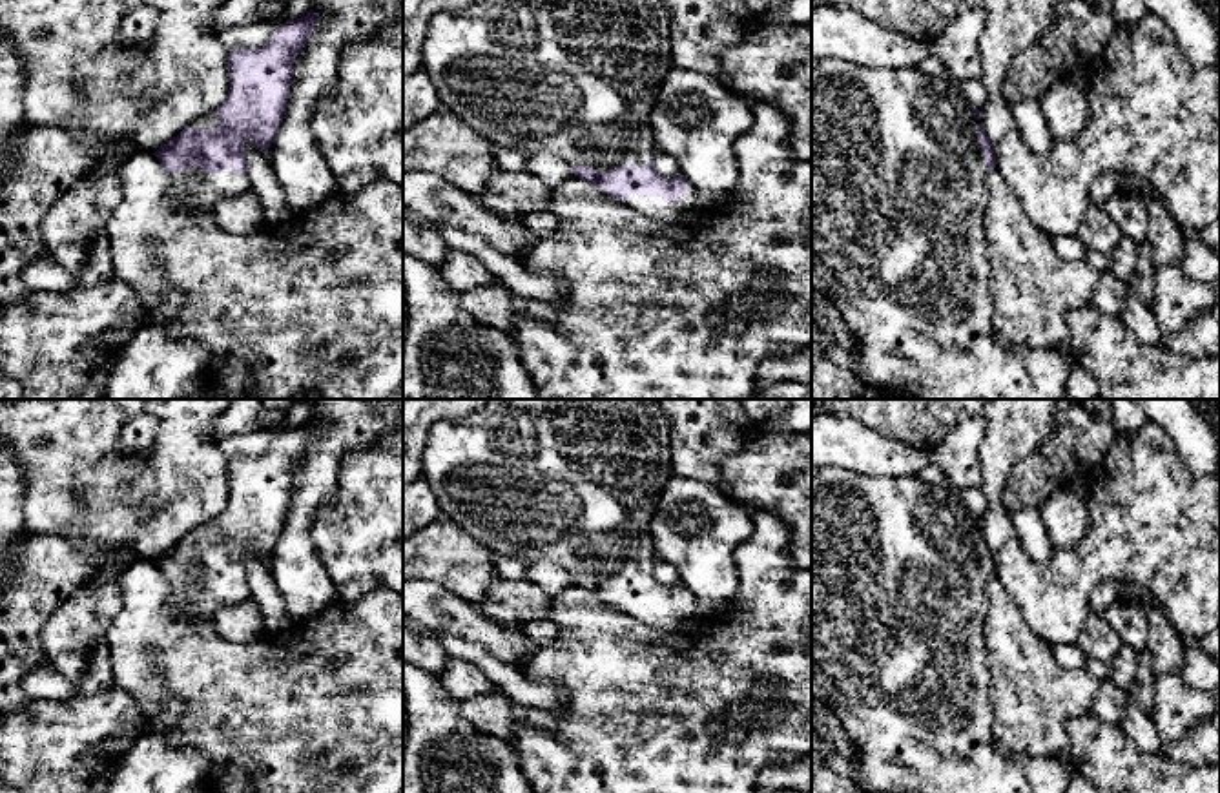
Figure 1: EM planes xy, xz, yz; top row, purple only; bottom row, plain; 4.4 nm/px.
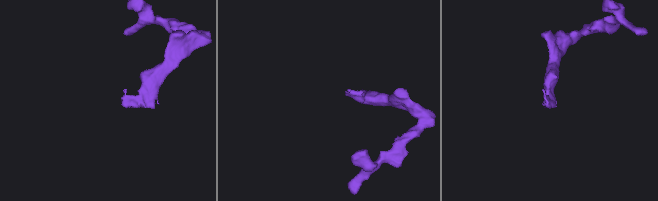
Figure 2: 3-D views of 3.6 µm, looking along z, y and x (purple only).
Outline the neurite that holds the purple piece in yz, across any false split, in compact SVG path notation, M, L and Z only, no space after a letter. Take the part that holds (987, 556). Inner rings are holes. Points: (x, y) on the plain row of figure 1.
M821 467L812 478L812 700L826 704L843 724L857 751L857 777L868 793L1067 793L1069 789L1072 773L1063 760L1021 757L999 749L994 742L985 618L987 580L996 576L996 563L981 527L981 520L967 510L959 490L930 485L919 476L884 478Z

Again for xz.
M491 399L476 412L461 419L441 419L427 432L427 443L421 456L421 478L430 485L441 516L458 523L476 538L492 554L503 558L522 558L529 561L551 561L565 569L574 585L591 591L600 600L622 609L638 622L657 627L658 631L693 633L698 627L704 609L698 598L682 583L667 587L653 574L657 554L651 540L651 518L660 494L675 476L671 467L671 423L655 399Z

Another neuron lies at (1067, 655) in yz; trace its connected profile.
M1076 642L1050 645L1050 651L1063 669L1083 669L1089 660Z

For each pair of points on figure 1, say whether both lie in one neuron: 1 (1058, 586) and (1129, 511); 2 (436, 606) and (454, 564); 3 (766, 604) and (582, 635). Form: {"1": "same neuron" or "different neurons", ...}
{"1": "same neuron", "2": "different neurons", "3": "same neuron"}

